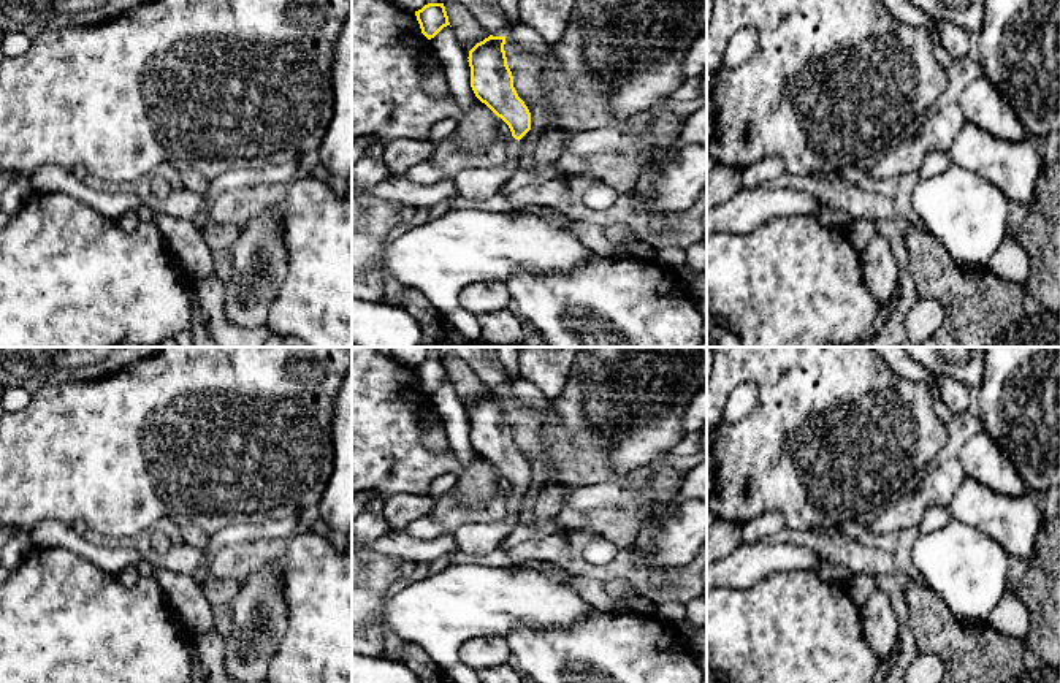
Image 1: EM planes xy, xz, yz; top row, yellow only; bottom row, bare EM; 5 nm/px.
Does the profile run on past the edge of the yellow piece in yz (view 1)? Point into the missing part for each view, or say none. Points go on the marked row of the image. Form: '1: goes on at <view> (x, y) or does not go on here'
1: does not go on here

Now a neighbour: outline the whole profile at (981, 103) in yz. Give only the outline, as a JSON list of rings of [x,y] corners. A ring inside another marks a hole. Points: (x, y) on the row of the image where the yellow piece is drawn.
[[[981,73],[959,95],[957,105],[965,120],[1006,143],[1017,143],[1027,136],[1016,113]]]

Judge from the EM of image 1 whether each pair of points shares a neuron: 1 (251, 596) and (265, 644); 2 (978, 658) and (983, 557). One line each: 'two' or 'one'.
1: one
2: two

